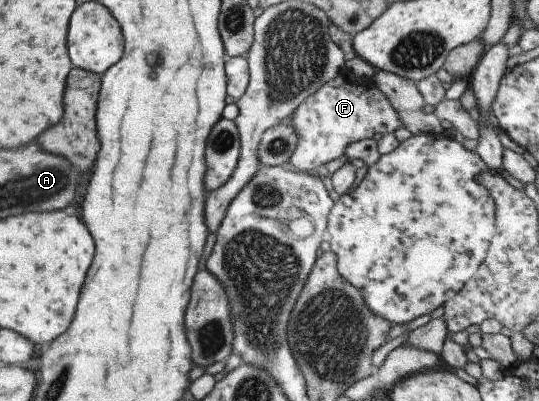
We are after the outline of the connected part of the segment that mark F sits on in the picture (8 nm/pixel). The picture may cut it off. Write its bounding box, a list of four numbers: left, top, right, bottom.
[287,68,403,170]

